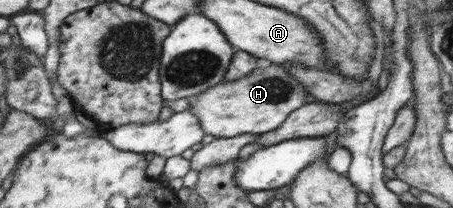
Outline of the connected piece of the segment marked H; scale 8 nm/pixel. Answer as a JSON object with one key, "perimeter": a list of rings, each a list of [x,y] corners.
{"perimeter":[[[271,64],[266,69],[254,69],[242,79],[225,81],[200,94],[188,97],[190,109],[197,117],[202,132],[213,138],[232,138],[240,133],[262,133],[277,130],[282,122],[304,103],[304,88],[300,81],[294,80],[285,68]]]}

